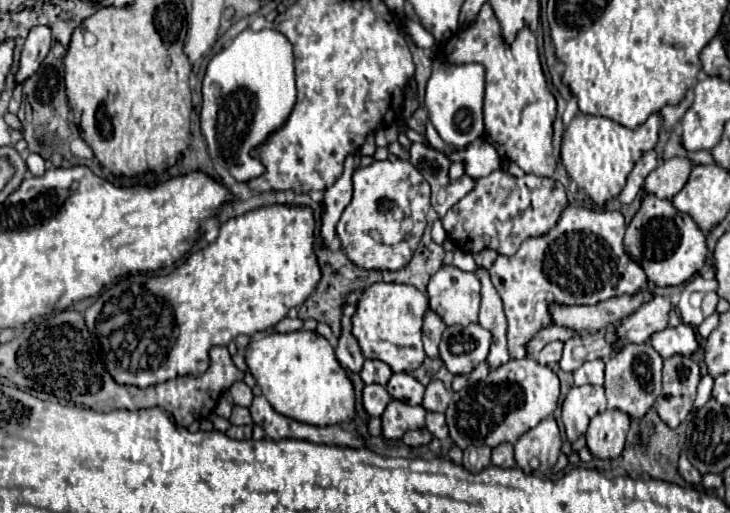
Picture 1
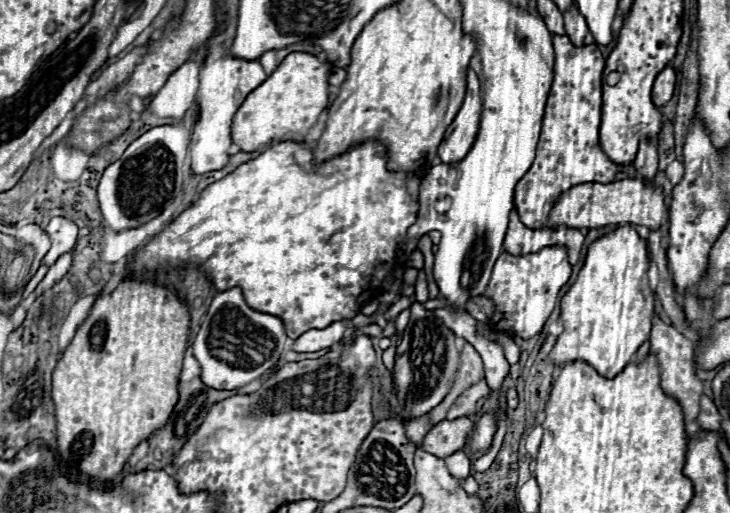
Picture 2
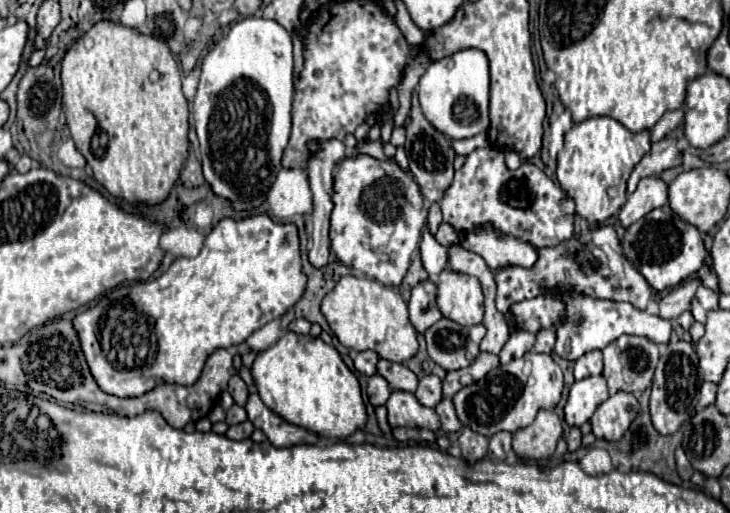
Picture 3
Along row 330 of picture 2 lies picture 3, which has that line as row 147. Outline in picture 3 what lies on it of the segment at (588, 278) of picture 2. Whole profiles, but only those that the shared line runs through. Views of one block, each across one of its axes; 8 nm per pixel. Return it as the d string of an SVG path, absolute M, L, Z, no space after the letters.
M588 118L574 124L564 136L564 148L558 152L556 176L566 198L574 200L576 214L590 226L604 224L610 216L618 214L626 202L628 176L648 150L648 130L634 134L614 118Z

